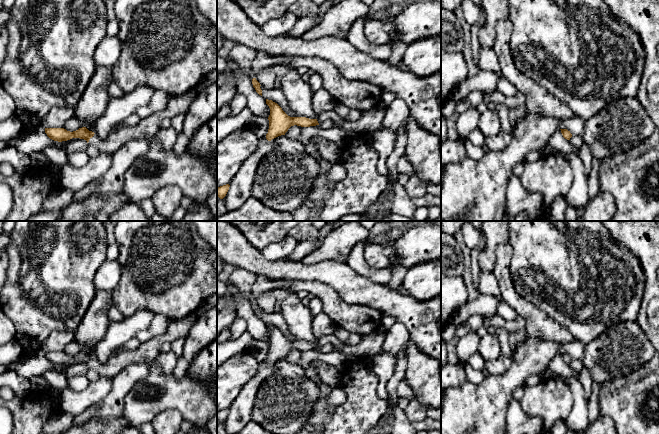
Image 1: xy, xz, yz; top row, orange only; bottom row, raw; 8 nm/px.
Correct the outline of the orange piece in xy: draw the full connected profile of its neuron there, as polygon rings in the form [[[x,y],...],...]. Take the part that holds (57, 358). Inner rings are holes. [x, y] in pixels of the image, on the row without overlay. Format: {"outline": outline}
{"outline": [[[195,311],[181,319],[171,320],[166,332],[157,336],[131,351],[113,354],[106,363],[101,363],[96,357],[89,355],[86,351],[70,356],[64,352],[45,352],[47,360],[58,366],[67,365],[72,362],[80,362],[94,369],[100,377],[113,378],[124,367],[132,364],[150,365],[159,355],[160,347],[165,342],[174,342],[180,338],[186,338],[192,325],[196,322]]]}

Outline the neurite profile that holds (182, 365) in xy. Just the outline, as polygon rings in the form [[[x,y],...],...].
[[[183,356],[178,357],[176,367],[173,371],[174,377],[179,381],[183,380],[186,375],[188,367],[189,362]]]

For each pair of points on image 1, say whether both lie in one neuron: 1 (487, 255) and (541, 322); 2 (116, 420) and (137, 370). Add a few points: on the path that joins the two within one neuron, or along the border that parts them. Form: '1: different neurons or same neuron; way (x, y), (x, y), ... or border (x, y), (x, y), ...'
1: different neurons; border (504, 242), (496, 247), (494, 266), (491, 271)
2: same neuron; way (115, 408), (116, 395), (125, 382)

